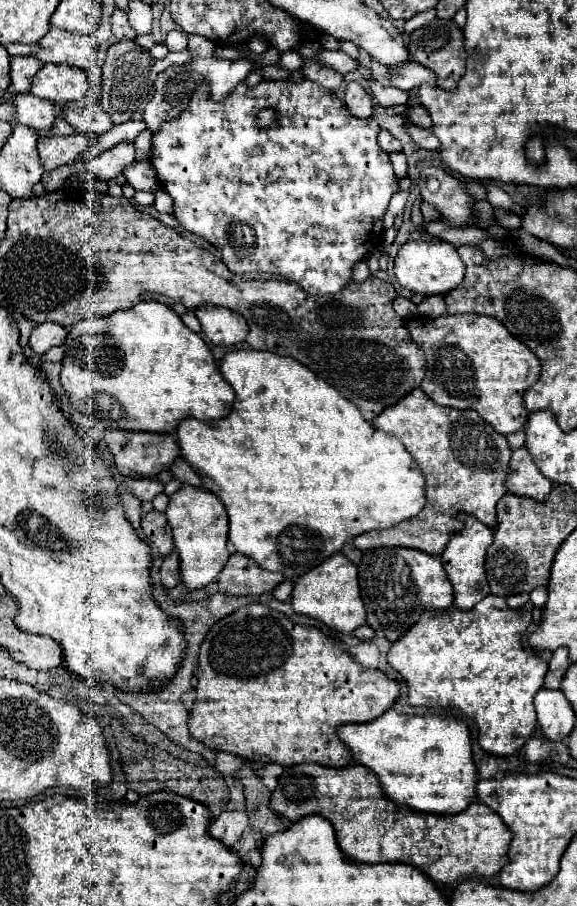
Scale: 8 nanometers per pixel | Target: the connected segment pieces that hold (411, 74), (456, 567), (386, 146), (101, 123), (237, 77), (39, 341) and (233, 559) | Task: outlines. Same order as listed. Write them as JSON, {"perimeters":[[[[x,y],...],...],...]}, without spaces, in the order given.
{"perimeters":[[[[408,62],[404,66],[392,68],[388,76],[390,76],[392,86],[406,90],[406,92],[412,88],[418,88],[420,84],[438,86],[438,78],[434,78],[434,72],[426,70],[426,66],[418,66],[418,62]]],[[[458,514],[458,520],[464,522],[464,529],[460,530],[454,538],[450,538],[446,550],[442,552],[442,562],[448,572],[450,582],[454,586],[454,604],[462,610],[470,610],[474,604],[478,604],[482,598],[486,598],[490,594],[488,580],[484,574],[484,558],[486,558],[486,550],[492,542],[492,528],[474,520],[468,514]]],[[[380,130],[380,134],[378,134],[378,144],[380,144],[380,148],[384,150],[384,152],[402,152],[402,144],[388,132],[388,130]]],[[[98,104],[82,106],[82,108],[76,108],[76,110],[64,108],[64,116],[78,132],[92,134],[92,136],[100,136],[100,134],[108,132],[110,128],[114,128],[110,114],[104,114],[102,106],[98,106]]],[[[192,34],[188,38],[190,52],[190,68],[202,78],[202,82],[208,86],[212,100],[224,100],[234,86],[244,82],[244,78],[252,72],[252,62],[248,60],[224,60],[216,56],[216,46],[202,36]]],[[[44,322],[44,324],[38,324],[32,328],[32,334],[30,334],[30,340],[28,340],[28,346],[32,348],[34,354],[42,356],[44,352],[48,352],[52,346],[60,346],[62,340],[66,338],[66,328],[60,326],[60,324],[54,324],[54,322]]],[[[230,554],[216,584],[220,592],[230,596],[260,596],[272,592],[282,580],[282,574],[262,570],[244,554]]]]}

